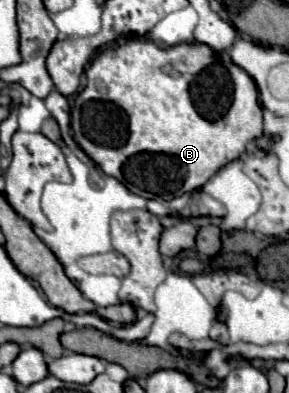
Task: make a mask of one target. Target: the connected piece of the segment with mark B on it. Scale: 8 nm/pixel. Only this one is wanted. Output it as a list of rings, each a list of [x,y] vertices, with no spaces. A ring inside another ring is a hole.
[[[142,37],[142,39],[128,39],[124,45],[116,45],[114,53],[98,53],[90,67],[86,69],[86,87],[82,89],[82,93],[76,93],[74,97],[74,107],[72,107],[72,135],[74,135],[74,141],[82,147],[82,151],[110,177],[118,179],[124,187],[128,187],[134,195],[140,195],[140,197],[146,197],[146,199],[152,199],[148,195],[158,195],[166,201],[174,199],[174,197],[180,197],[184,193],[190,193],[194,189],[200,189],[216,171],[220,171],[220,167],[228,165],[230,161],[238,159],[244,149],[246,149],[246,143],[248,141],[256,141],[256,139],[262,139],[264,137],[264,131],[262,131],[262,107],[258,103],[258,89],[256,89],[256,83],[252,81],[252,77],[242,71],[240,67],[234,65],[234,75],[232,71],[228,71],[224,67],[224,63],[220,63],[220,55],[216,55],[208,45],[202,45],[202,43],[194,43],[194,45],[176,45],[176,47],[170,47],[170,49],[160,49],[156,47],[148,37]],[[166,65],[172,65],[174,69],[178,69],[178,77],[172,77],[172,75],[164,75],[162,69]],[[96,81],[102,81],[104,87],[106,87],[106,93],[98,91],[96,87]],[[90,101],[100,101],[104,105],[104,109],[90,109]]]

